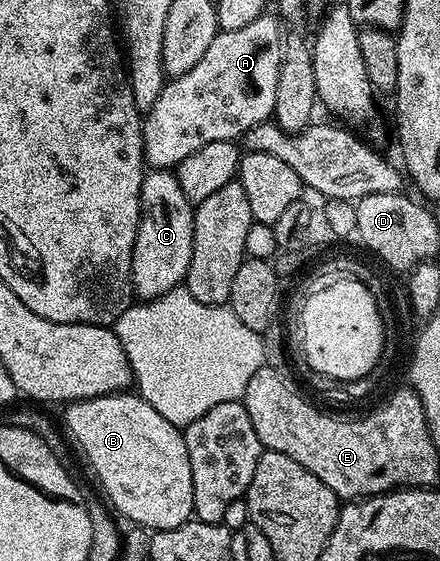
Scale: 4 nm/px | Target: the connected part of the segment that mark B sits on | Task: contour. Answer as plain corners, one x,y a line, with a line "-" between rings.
129,390
109,392
106,396
96,396
90,400
75,400
66,408
69,409
65,412
64,431
73,435
74,442
89,459
102,490
109,495
108,503
118,517
126,516
130,525
153,532
175,530
191,519
194,515
191,459
182,429
167,422
167,418
163,418
155,406

